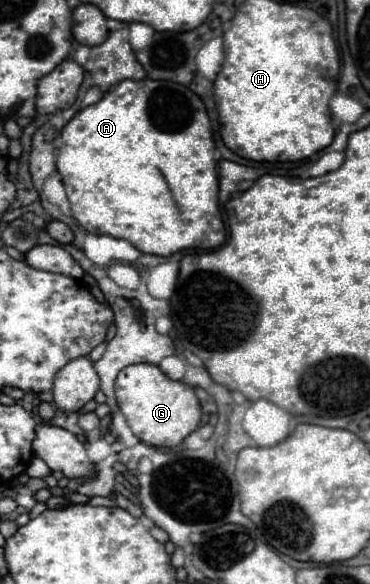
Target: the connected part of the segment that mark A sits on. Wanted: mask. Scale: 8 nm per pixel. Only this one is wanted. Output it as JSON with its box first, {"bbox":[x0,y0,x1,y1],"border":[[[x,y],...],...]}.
{"bbox":[57,79,226,257],"border":[[[141,79],[141,81],[121,81],[117,87],[109,89],[95,105],[89,105],[81,109],[61,131],[63,145],[57,153],[57,171],[63,179],[73,217],[79,221],[79,225],[89,233],[99,235],[111,235],[117,239],[129,241],[133,247],[137,247],[141,253],[161,255],[169,257],[183,249],[215,249],[226,241],[226,228],[219,209],[219,179],[217,179],[217,161],[215,161],[215,143],[211,135],[209,117],[205,111],[203,101],[185,85],[173,83],[173,81],[153,81],[153,79]]]}

